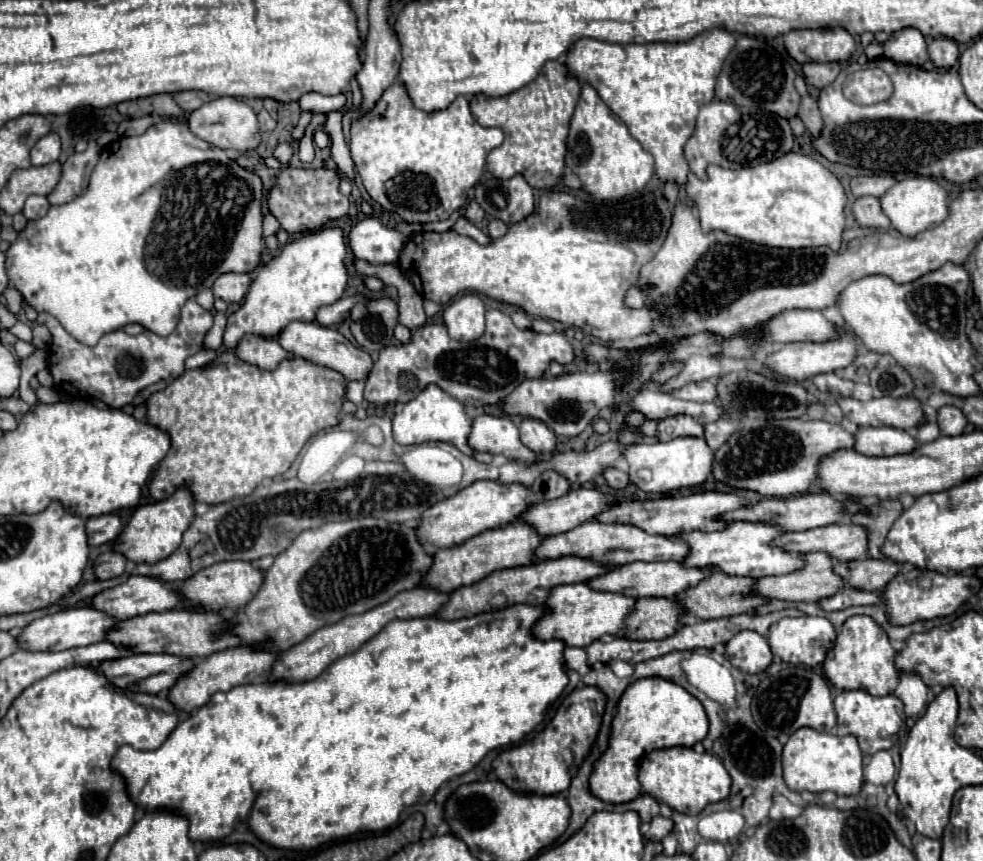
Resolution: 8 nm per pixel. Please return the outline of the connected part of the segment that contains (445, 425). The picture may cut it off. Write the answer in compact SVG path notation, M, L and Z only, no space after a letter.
M427 385L413 401L403 405L403 411L393 417L393 439L399 445L413 445L425 441L445 441L455 445L463 453L471 453L467 447L467 435L471 431L471 419L465 415L463 405L447 395L439 385Z

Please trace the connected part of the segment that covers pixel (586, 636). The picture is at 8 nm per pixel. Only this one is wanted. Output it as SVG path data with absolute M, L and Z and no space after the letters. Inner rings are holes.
M577 583L577 585L559 585L551 591L547 601L547 613L537 621L533 633L547 641L547 639L563 639L569 647L587 647L593 641L605 637L605 635L621 635L627 627L627 619L631 611L635 609L637 599L623 595L623 593L611 593L611 591L599 591L593 589L589 583Z

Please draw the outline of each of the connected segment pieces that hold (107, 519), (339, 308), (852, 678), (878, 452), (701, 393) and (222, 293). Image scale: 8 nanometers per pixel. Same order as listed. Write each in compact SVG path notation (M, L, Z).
M107 513L99 517L89 517L87 519L87 535L89 535L89 545L105 545L113 539L117 539L123 531L125 523L117 513Z
M353 295L353 297L343 297L333 305L321 307L317 311L317 315L315 315L315 323L319 323L319 325L335 325L337 321L341 321L341 319L345 319L349 315L349 311L351 311L351 307L355 303L365 301L365 299L367 297L363 297L363 295Z
M855 615L843 623L835 647L823 663L823 671L831 685L839 689L863 689L871 695L891 695L901 679L901 671L895 667L895 655L897 651L891 647L889 635L875 623L875 619Z
M861 427L855 435L855 451L867 457L893 457L917 447L913 433L895 427Z
M711 381L687 383L685 387L671 391L671 395L675 395L677 399L687 399L687 401L697 401L697 403L705 403L705 401L715 401L717 399L715 383L711 383Z
M223 273L213 283L213 295L223 299L225 303L239 303L251 285L251 277L247 273Z

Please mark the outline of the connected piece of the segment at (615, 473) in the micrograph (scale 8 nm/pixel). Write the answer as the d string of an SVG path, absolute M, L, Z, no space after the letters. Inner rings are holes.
M607 467L607 471L603 471L603 477L605 477L607 485L613 487L613 489L623 489L629 483L629 475L615 469L615 467Z

